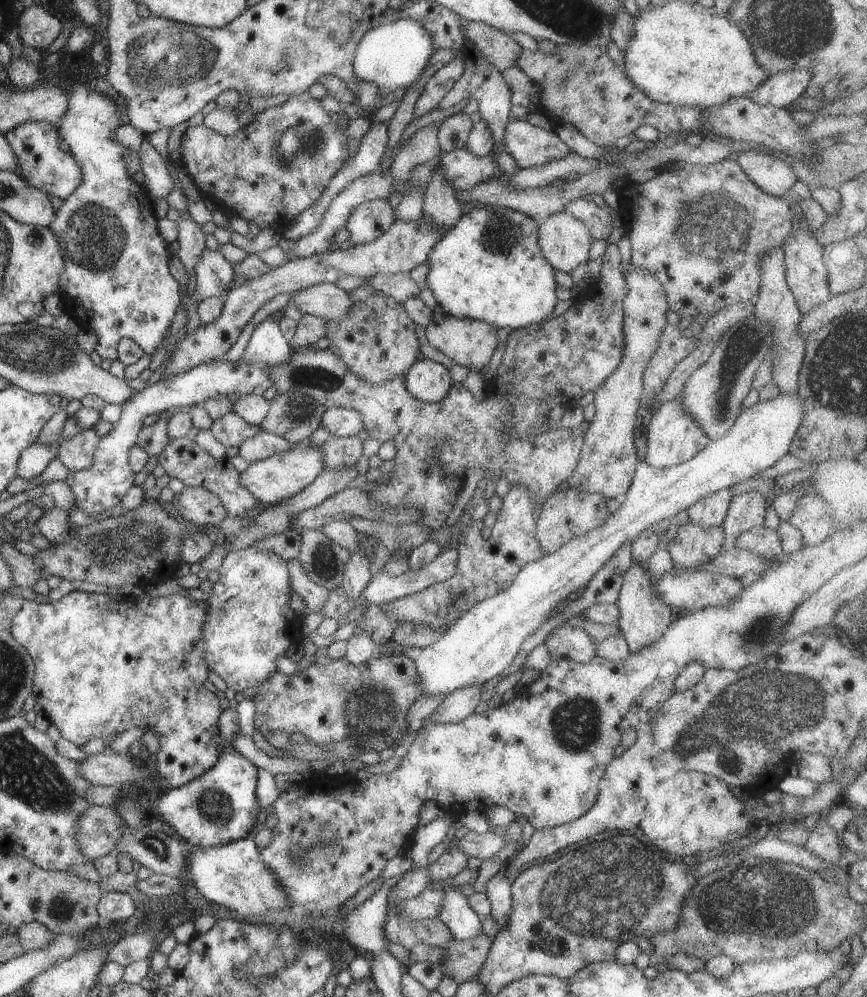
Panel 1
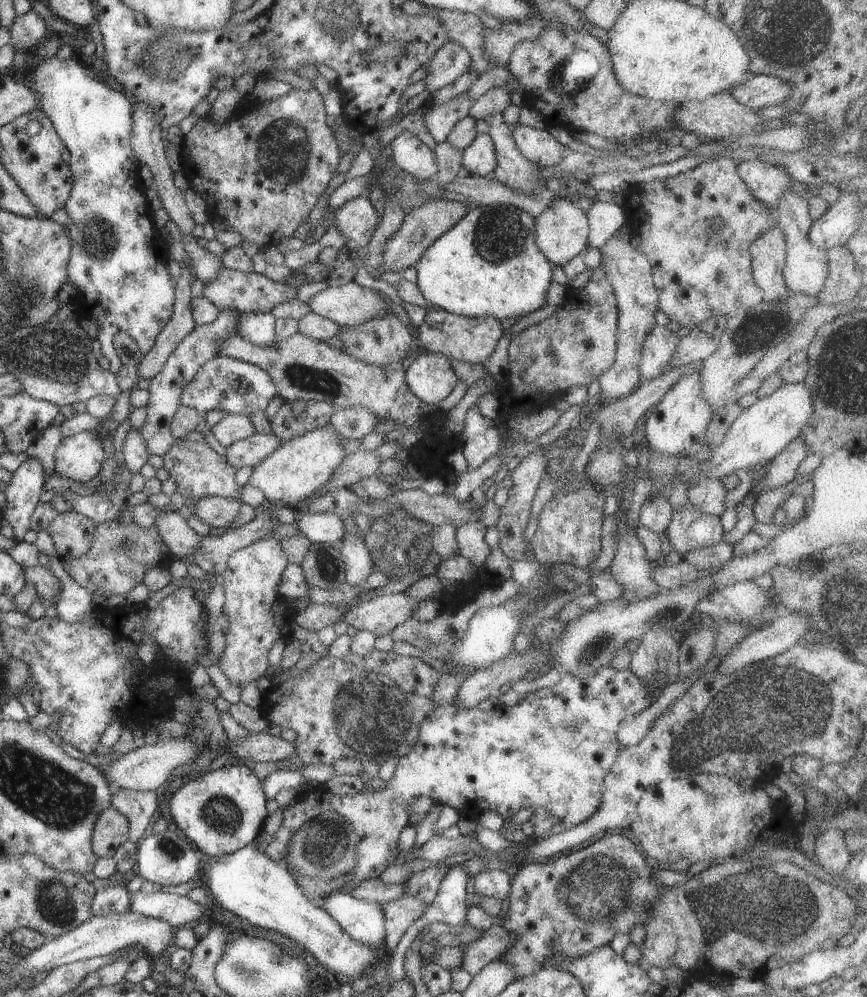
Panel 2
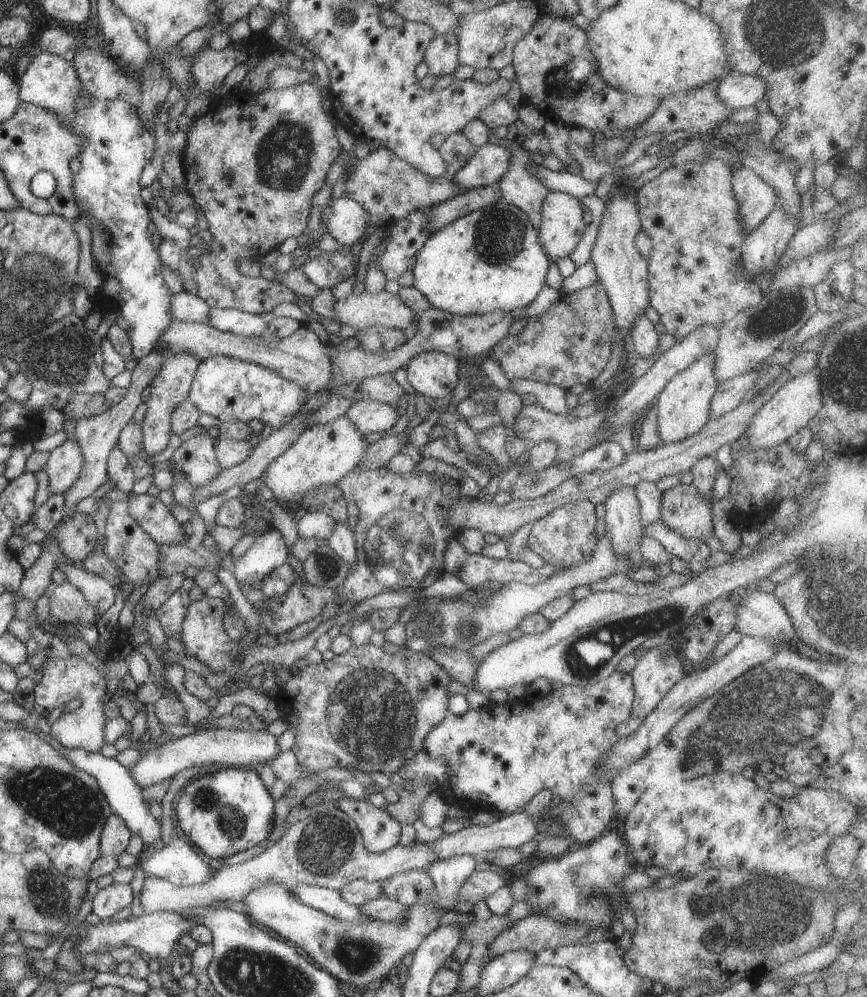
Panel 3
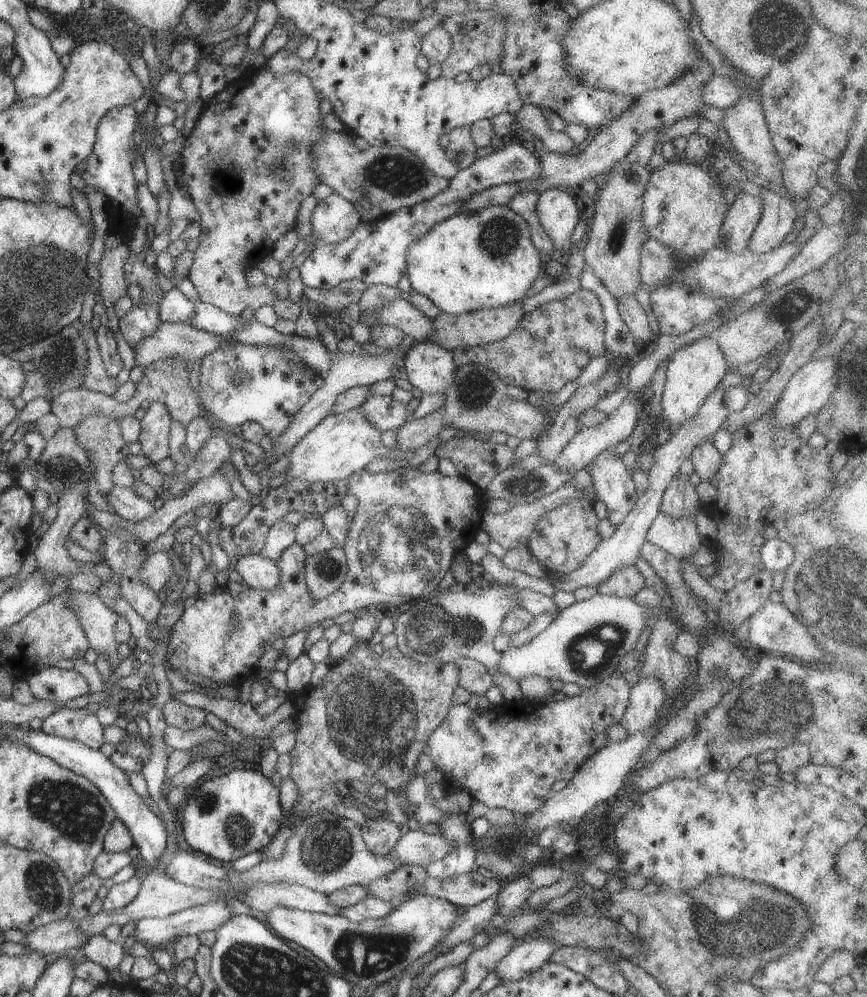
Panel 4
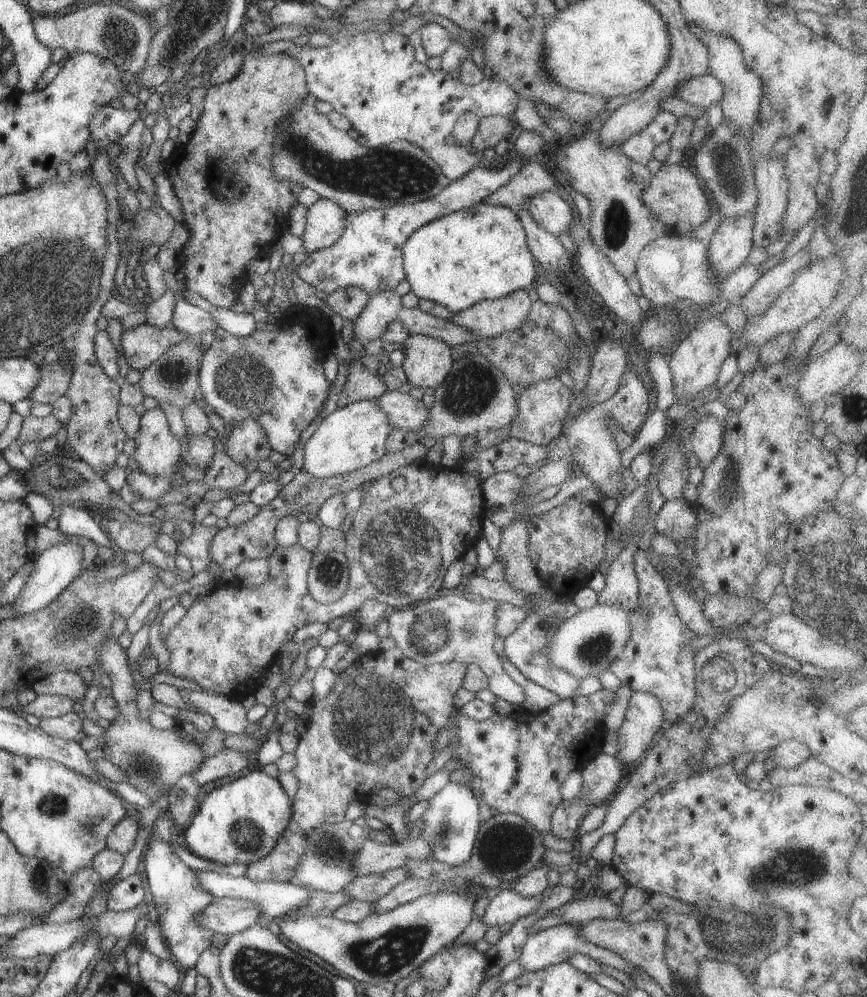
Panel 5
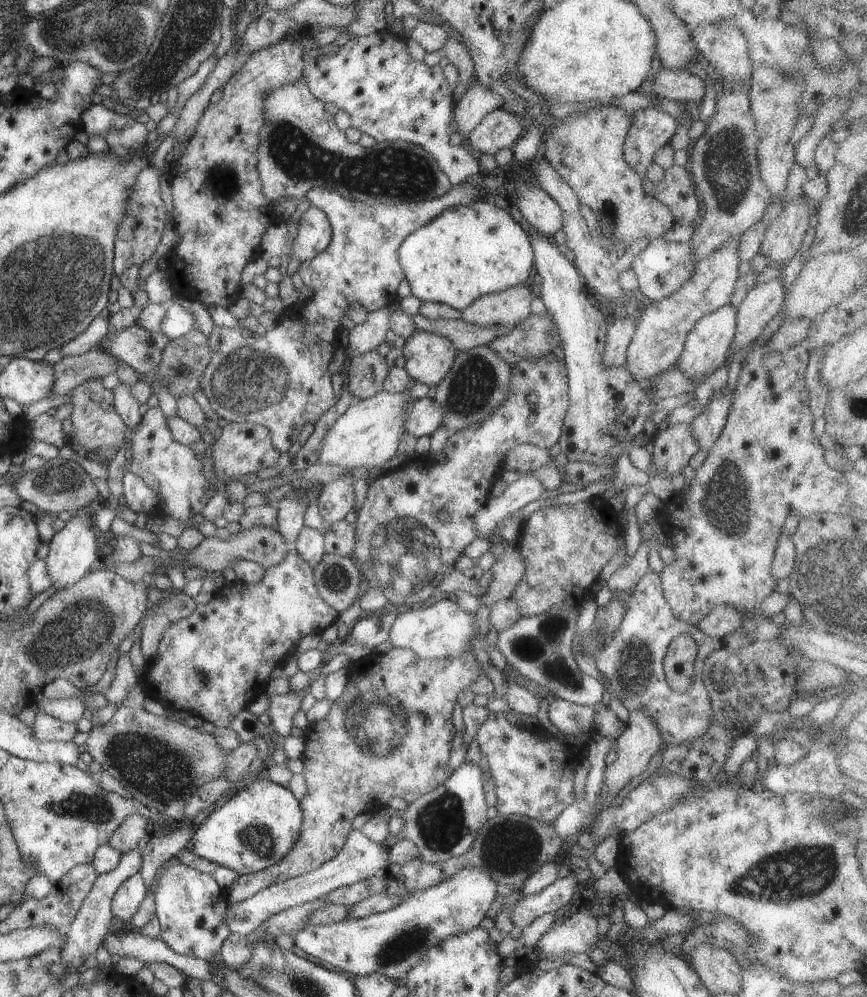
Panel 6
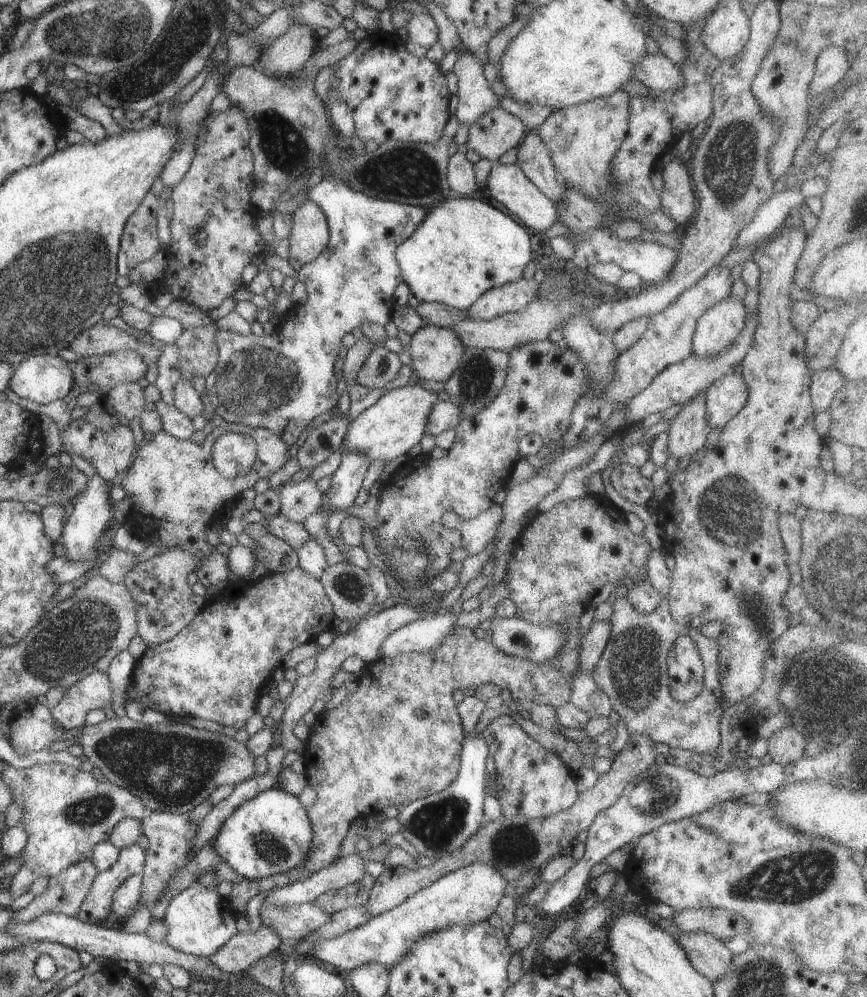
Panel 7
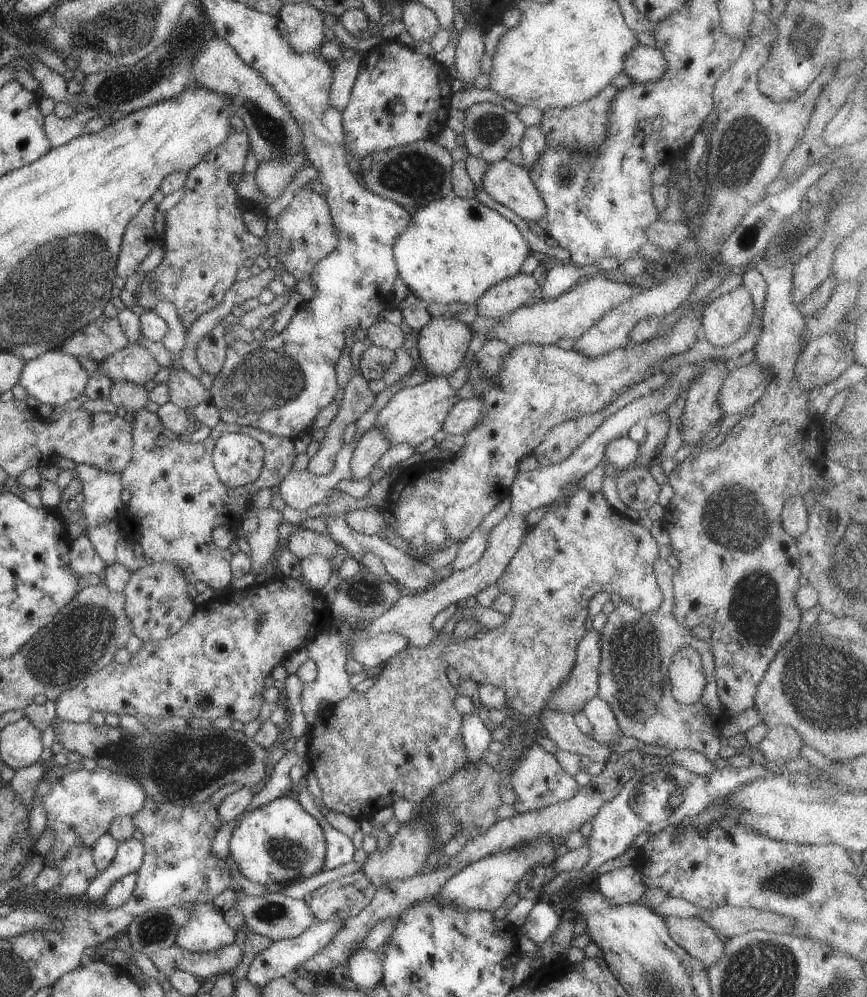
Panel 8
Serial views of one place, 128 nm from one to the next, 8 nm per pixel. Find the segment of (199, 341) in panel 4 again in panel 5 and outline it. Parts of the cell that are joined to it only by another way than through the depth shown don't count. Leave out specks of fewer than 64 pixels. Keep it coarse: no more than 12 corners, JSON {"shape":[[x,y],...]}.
{"shape":[[145,322],[125,330],[130,368],[142,372],[186,337],[174,327]]}

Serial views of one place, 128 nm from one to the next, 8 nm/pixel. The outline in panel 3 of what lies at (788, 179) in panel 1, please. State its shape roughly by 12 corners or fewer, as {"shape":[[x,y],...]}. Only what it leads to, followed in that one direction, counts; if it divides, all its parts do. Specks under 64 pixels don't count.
{"shape":[[734,166],[733,193],[748,233],[778,206],[751,168]]}

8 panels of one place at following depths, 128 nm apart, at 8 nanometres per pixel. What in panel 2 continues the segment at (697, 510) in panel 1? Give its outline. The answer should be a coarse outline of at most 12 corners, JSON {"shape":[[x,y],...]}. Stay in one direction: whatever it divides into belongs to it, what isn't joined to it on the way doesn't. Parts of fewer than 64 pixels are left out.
{"shape":[[700,475],[687,500],[700,512],[720,517],[726,492],[720,479]]}

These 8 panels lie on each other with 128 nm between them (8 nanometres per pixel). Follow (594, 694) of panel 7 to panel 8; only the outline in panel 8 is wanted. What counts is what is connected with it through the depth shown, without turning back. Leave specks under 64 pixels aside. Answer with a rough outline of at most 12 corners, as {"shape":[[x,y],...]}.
{"shape":[[598,696],[580,712],[592,738],[609,747],[622,740],[610,705]]}

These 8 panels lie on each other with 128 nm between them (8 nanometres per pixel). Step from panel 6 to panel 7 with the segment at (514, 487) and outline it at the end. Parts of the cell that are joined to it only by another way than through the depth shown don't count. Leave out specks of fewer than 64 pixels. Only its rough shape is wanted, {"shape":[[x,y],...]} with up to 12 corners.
{"shape":[[492,503],[460,524],[462,549],[470,556],[494,542],[503,505]]}

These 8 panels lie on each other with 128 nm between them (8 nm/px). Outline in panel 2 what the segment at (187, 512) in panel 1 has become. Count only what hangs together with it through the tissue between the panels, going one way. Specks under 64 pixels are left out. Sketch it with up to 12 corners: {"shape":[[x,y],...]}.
{"shape":[[202,497],[192,513],[214,528],[238,516],[241,501]]}

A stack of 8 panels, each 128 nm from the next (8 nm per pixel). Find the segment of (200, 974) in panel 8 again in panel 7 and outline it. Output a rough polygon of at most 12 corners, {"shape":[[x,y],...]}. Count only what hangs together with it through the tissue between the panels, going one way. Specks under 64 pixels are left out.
{"shape":[[261,924],[236,933],[208,958],[226,974],[246,974],[281,940]]}

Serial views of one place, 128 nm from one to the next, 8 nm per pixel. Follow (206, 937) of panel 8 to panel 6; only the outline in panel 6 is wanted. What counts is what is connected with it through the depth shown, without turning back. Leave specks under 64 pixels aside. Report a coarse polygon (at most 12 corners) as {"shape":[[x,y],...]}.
{"shape":[[178,860],[158,869],[159,937],[210,961],[231,933],[225,890]]}

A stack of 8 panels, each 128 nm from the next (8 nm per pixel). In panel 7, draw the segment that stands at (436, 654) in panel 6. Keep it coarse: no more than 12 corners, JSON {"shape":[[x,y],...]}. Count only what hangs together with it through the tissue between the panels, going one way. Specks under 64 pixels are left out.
{"shape":[[428,614],[381,642],[378,659],[438,646],[457,616]]}

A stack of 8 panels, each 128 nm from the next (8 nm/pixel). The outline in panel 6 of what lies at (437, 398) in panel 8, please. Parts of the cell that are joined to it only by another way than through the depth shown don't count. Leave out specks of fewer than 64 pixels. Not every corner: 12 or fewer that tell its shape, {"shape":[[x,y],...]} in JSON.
{"shape":[[384,390],[330,428],[319,462],[381,468],[413,400]]}

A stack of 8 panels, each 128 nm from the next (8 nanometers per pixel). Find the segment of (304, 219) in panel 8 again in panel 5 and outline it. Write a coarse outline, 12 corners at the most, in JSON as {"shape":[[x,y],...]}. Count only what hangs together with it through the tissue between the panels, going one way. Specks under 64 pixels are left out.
{"shape":[[330,199],[307,210],[302,250],[312,254],[342,236],[348,214]]}

